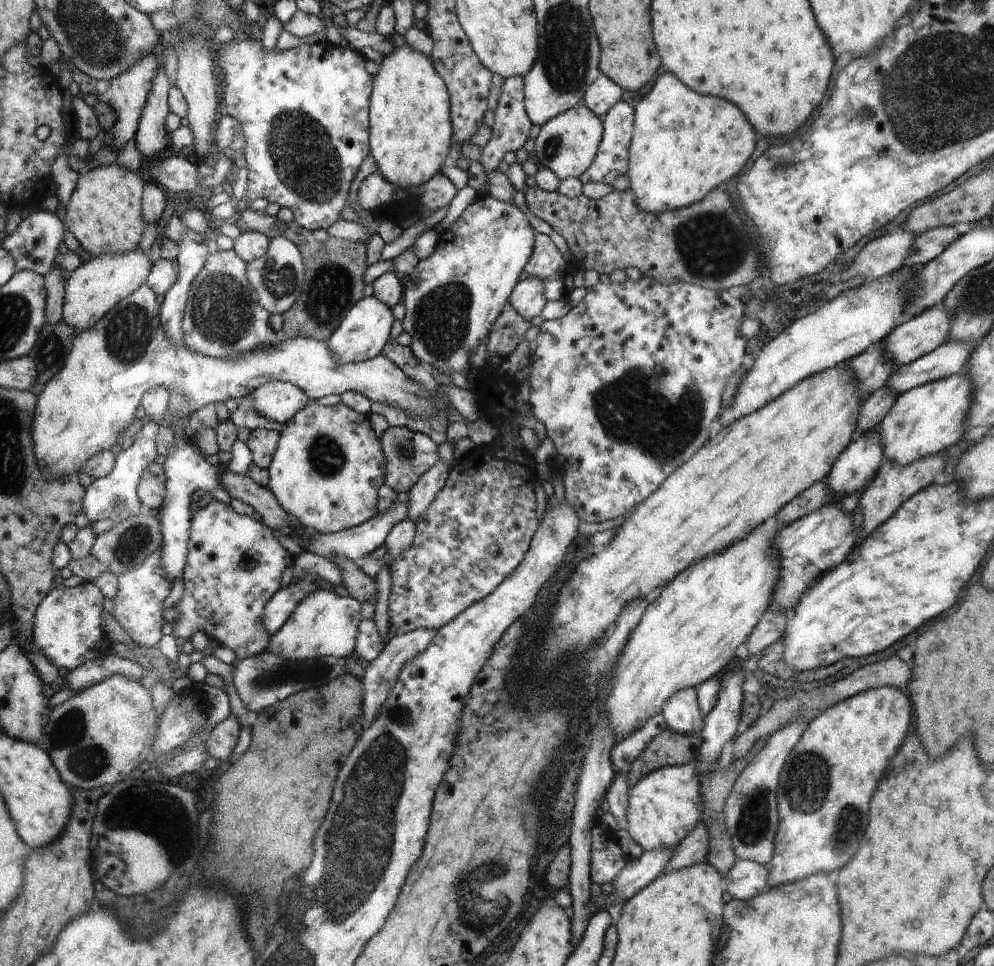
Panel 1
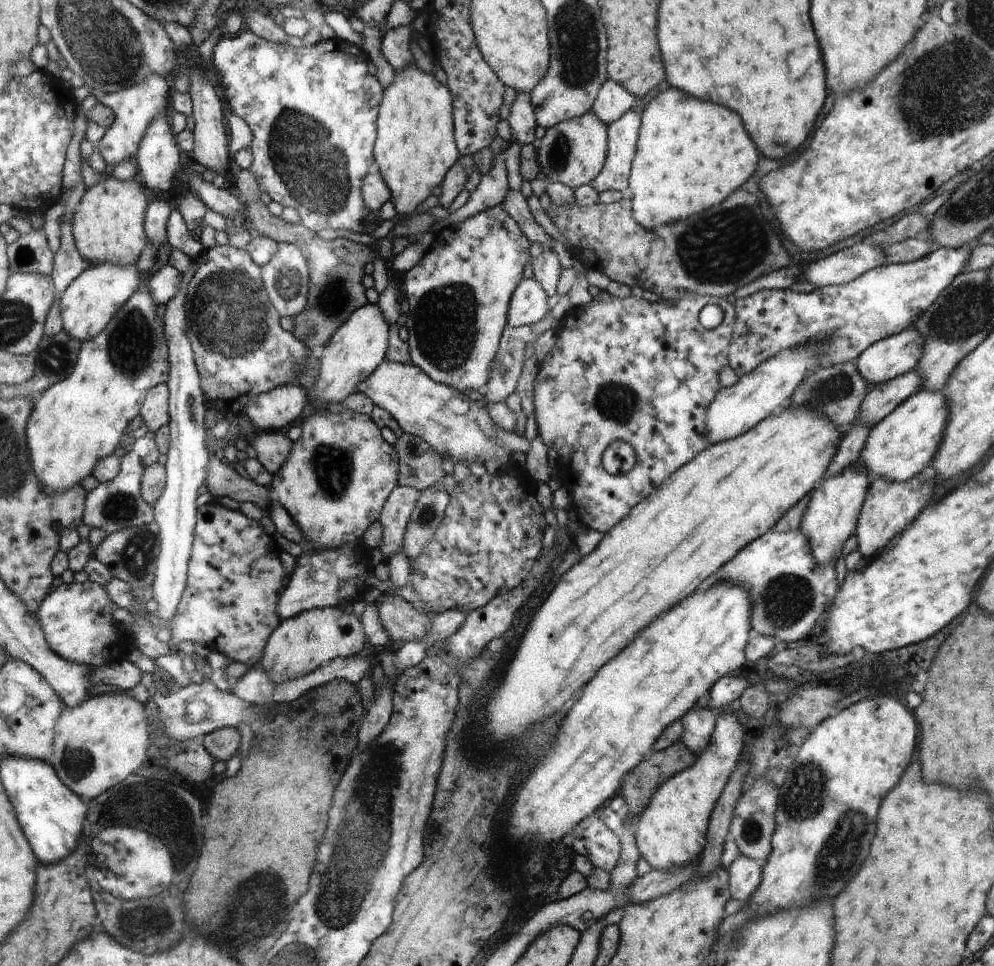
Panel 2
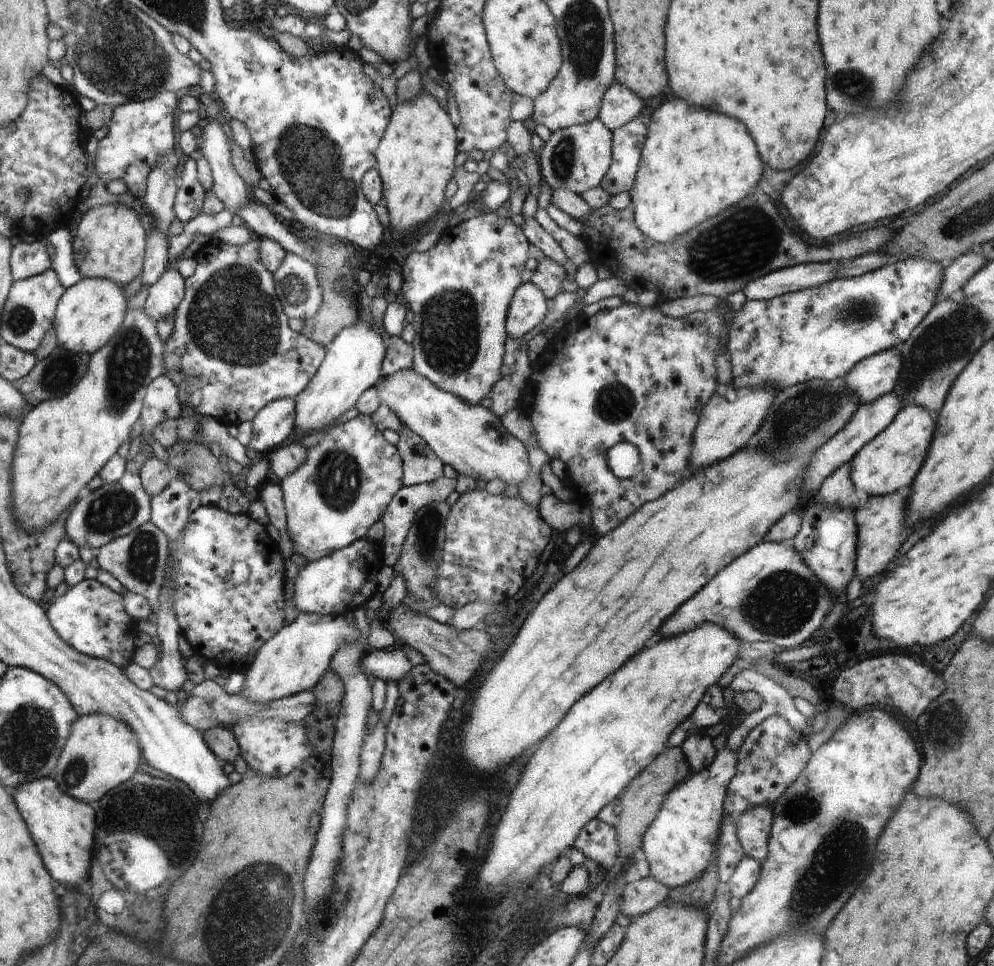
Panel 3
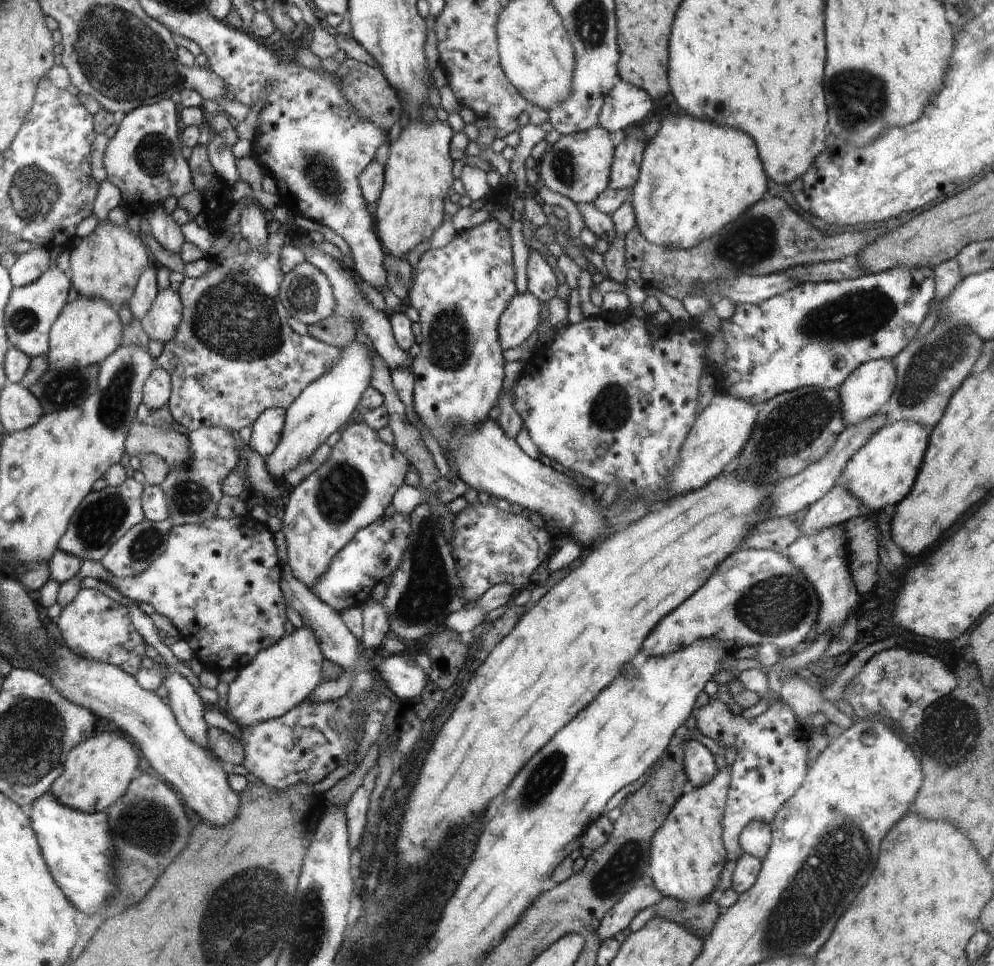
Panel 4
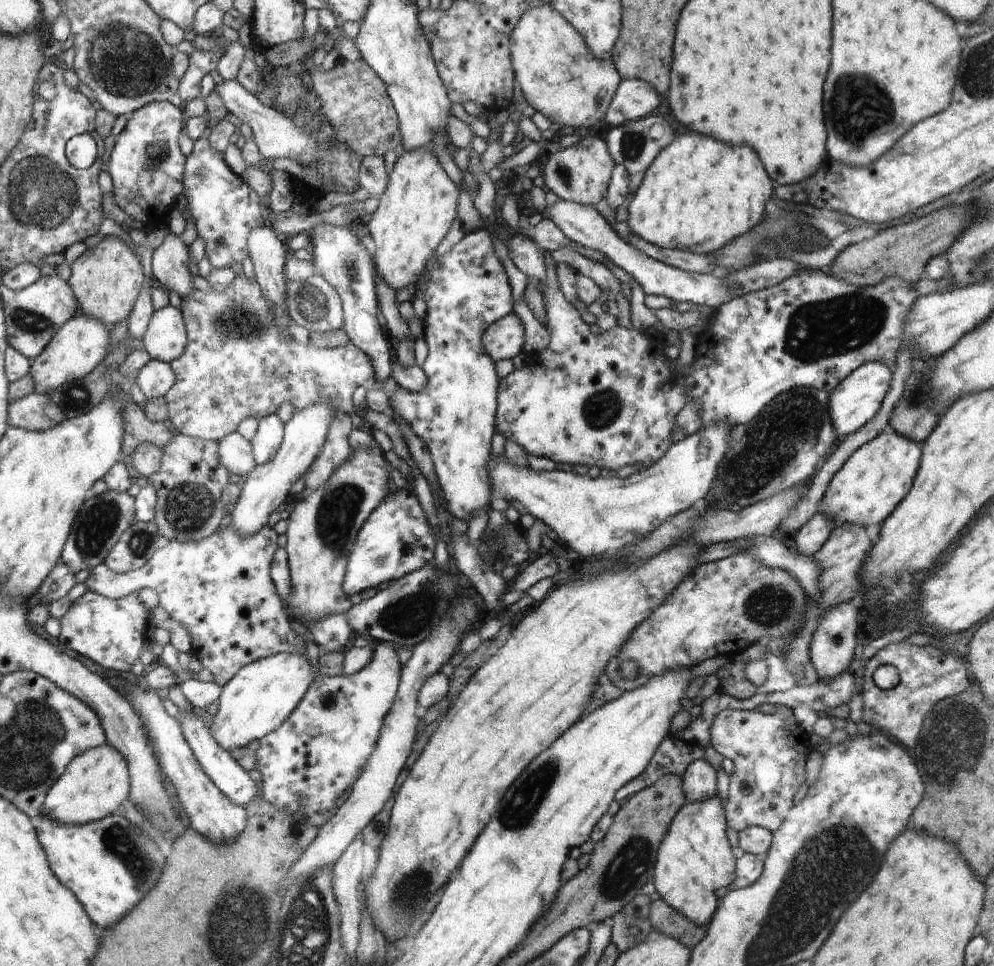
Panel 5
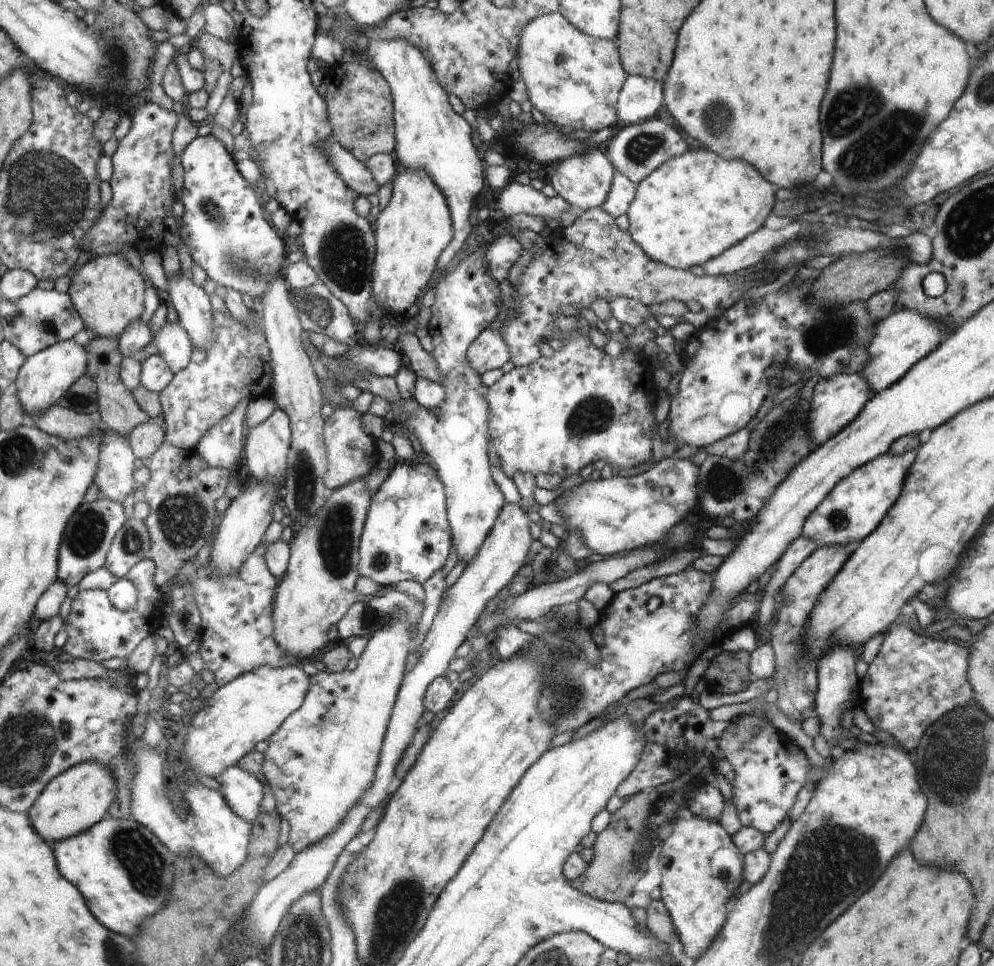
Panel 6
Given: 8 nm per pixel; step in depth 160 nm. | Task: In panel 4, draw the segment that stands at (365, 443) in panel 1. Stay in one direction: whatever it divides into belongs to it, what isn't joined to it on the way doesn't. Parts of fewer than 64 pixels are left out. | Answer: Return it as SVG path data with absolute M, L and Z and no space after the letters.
M364 421L361 423L358 422L348 422L348 428L342 432L338 442L332 447L332 452L330 456L326 456L326 460L322 462L321 466L316 468L312 474L306 476L304 480L298 486L294 486L288 489L289 496L285 501L285 510L284 510L284 520L283 520L283 531L286 539L287 554L288 554L288 564L292 570L292 574L304 586L307 586L309 589L314 588L318 584L318 580L325 575L326 571L329 571L330 563L333 562L334 558L342 551L354 538L361 528L368 527L369 524L376 523L378 519L382 518L386 508L390 506L394 494L398 488L404 484L404 476L406 476L406 471L408 470L409 462L407 461L406 456L396 448L394 445L386 444L380 440L377 431L371 429Z

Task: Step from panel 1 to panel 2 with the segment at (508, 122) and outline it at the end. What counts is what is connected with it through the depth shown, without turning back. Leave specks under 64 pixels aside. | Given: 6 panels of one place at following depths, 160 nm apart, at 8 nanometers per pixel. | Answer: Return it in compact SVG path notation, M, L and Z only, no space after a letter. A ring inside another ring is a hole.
M517 92L514 102L510 104L508 122L512 134L511 142L515 141L521 145L534 142L534 132L538 124L536 107L530 93ZM505 153L494 156L490 171L482 175L476 189L470 193L470 198L464 206L449 214L443 222L436 220L436 233L442 227L454 227L456 224L489 208L502 204L508 194L508 176L505 167Z

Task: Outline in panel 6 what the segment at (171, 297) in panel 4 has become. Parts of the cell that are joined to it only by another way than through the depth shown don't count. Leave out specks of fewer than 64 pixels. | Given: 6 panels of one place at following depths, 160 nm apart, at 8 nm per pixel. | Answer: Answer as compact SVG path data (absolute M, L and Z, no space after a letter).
M179 322L166 323L158 329L153 344L174 373L184 370L192 358L192 341Z

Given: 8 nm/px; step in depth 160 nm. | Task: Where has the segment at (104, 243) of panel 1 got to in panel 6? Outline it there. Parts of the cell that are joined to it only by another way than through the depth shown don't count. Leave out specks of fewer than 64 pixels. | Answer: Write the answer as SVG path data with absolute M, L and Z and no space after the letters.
M106 255L90 258L71 278L67 292L86 329L92 330L97 337L116 339L130 323L140 319L144 310L144 286L147 284L131 260Z

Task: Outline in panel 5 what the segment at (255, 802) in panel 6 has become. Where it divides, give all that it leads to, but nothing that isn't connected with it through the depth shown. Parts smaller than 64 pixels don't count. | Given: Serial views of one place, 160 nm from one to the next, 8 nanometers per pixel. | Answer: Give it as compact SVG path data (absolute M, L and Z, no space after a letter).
M188 707L184 713L178 716L178 720L181 720L181 728L184 731L185 739L188 741L190 748L193 749L198 762L200 762L201 767L210 777L210 780L213 780L213 783L217 785L234 804L246 806L257 796L256 792L258 792L260 788L252 781L252 778L248 775L248 771L244 770L234 758L232 758L232 755L219 745L219 742L216 742L216 739L210 732L208 724L196 717L192 709L193 707Z

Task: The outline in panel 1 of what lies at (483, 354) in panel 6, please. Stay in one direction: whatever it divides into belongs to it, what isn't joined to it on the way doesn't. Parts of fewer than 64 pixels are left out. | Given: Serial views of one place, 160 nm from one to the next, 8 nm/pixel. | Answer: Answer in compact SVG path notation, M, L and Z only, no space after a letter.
M528 276L514 288L510 305L526 321L536 318L542 312L545 299L545 281L538 276Z

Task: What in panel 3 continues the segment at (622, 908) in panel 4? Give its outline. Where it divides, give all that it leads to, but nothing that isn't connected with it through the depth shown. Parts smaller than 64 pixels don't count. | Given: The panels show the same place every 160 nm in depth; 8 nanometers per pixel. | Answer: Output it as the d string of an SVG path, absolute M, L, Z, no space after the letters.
M650 875L647 878L634 876L622 891L619 914L624 914L631 920L646 914L669 898L670 889L668 884L658 878L654 879L654 876Z

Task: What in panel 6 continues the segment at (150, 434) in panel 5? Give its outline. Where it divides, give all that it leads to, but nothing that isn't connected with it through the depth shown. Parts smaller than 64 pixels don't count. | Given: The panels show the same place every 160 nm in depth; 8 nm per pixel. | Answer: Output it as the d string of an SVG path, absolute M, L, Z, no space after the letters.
M96 337L85 344L88 350L88 370L86 374L94 381L97 388L99 414L104 430L129 436L129 432L140 423L150 421L149 416L137 405L133 394L121 381L121 360L118 339Z

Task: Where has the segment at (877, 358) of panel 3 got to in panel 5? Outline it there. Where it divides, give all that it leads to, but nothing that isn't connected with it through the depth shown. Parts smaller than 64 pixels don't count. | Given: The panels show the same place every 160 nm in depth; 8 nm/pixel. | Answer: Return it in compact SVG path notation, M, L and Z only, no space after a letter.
M878 361L864 363L842 380L828 395L829 413L837 441L856 432L878 412L886 391L889 389L891 371Z

